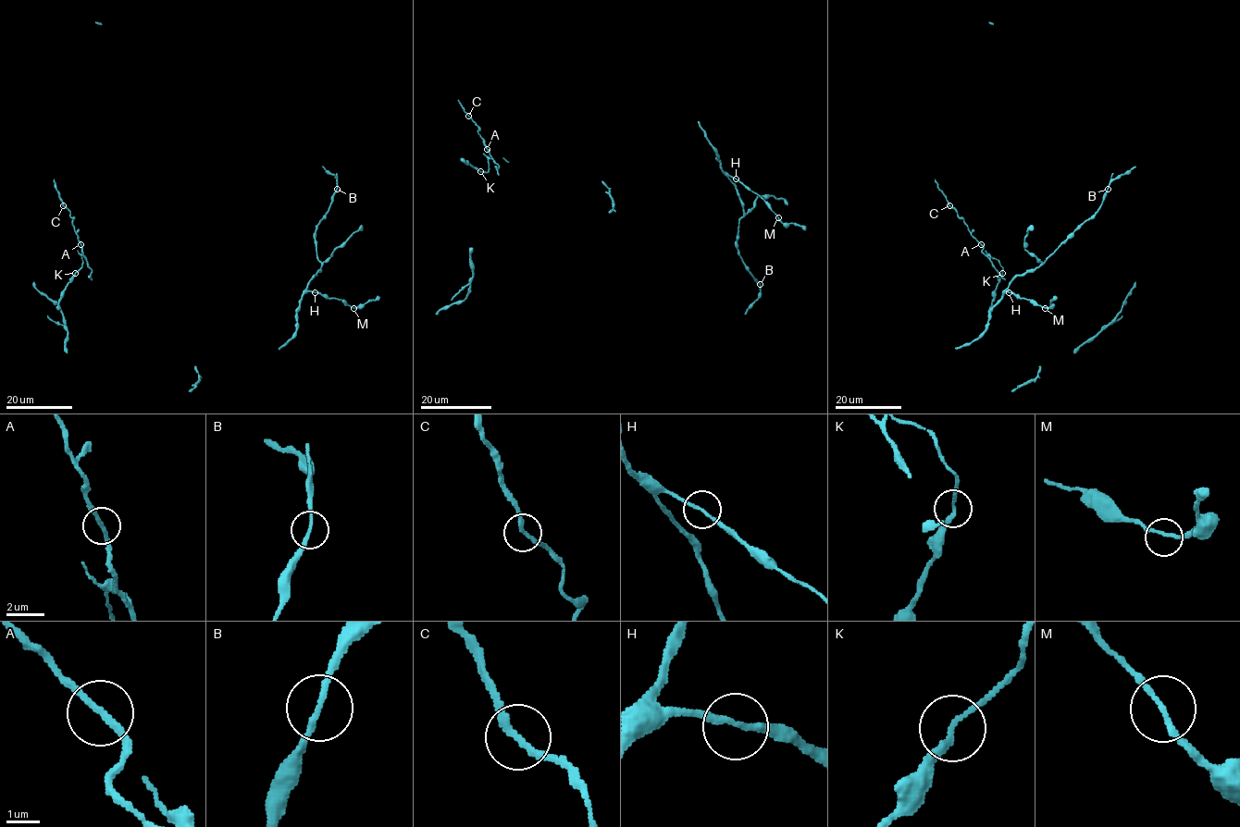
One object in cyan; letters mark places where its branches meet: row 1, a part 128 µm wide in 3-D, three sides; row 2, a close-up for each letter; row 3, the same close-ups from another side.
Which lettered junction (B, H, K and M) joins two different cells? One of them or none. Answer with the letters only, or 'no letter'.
K

